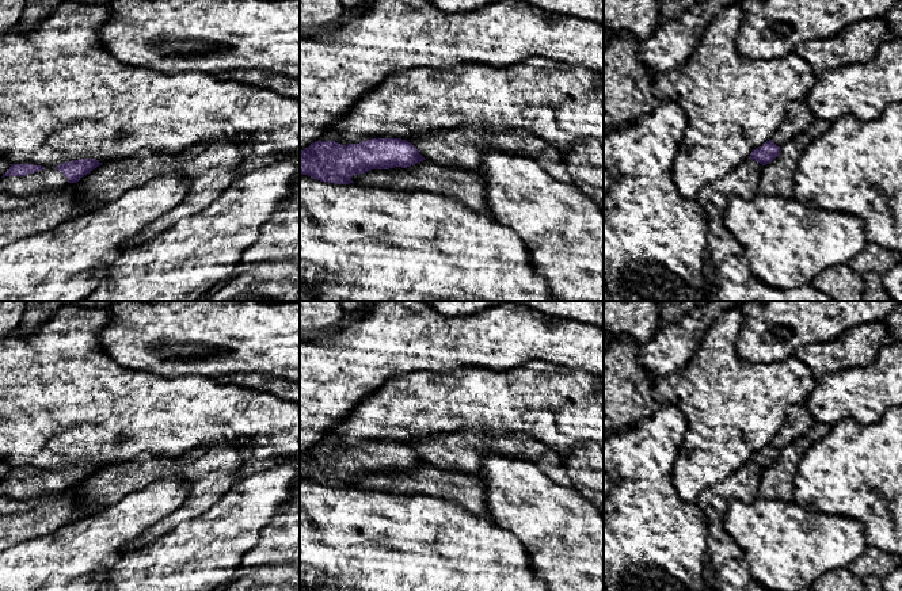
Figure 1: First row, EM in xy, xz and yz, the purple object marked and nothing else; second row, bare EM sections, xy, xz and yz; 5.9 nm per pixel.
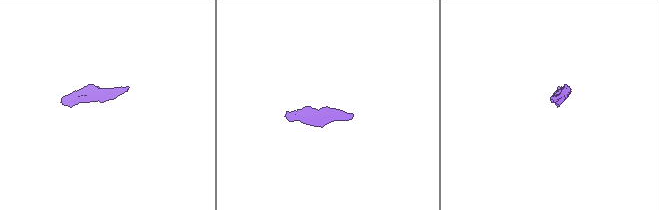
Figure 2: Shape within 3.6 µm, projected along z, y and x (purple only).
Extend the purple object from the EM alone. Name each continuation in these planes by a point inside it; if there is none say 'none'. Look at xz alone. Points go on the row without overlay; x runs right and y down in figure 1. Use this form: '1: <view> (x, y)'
none

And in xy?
1: xy (49, 481)

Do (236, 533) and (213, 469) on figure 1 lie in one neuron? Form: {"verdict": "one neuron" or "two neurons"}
{"verdict": "two neurons"}

